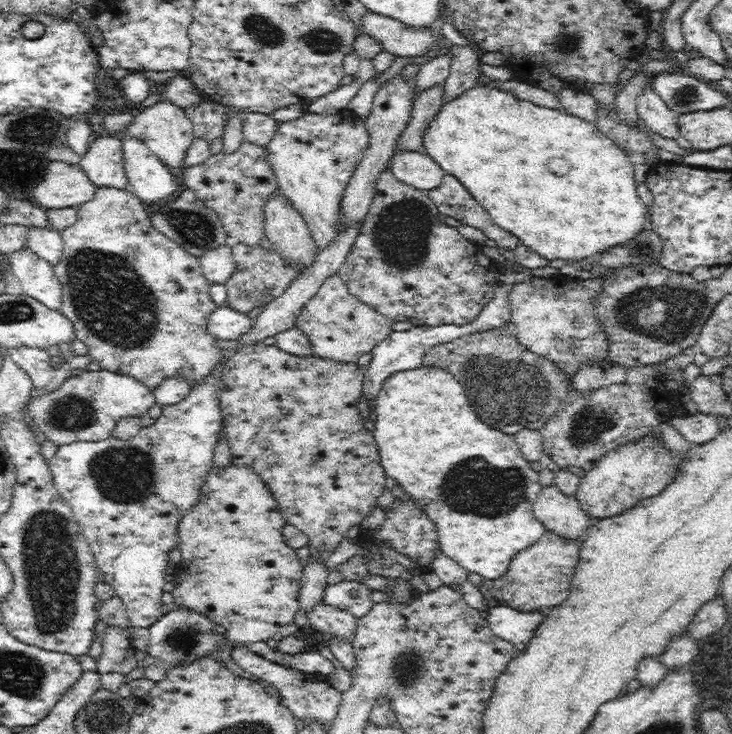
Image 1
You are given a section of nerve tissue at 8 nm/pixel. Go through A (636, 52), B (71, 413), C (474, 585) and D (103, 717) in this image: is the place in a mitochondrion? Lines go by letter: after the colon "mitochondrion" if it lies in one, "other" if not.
A: other
B: mitochondrion
C: other
D: mitochondrion

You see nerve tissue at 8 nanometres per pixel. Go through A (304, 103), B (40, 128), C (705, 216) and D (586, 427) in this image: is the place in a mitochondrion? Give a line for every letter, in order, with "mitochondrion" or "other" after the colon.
A: other
B: mitochondrion
C: other
D: mitochondrion

